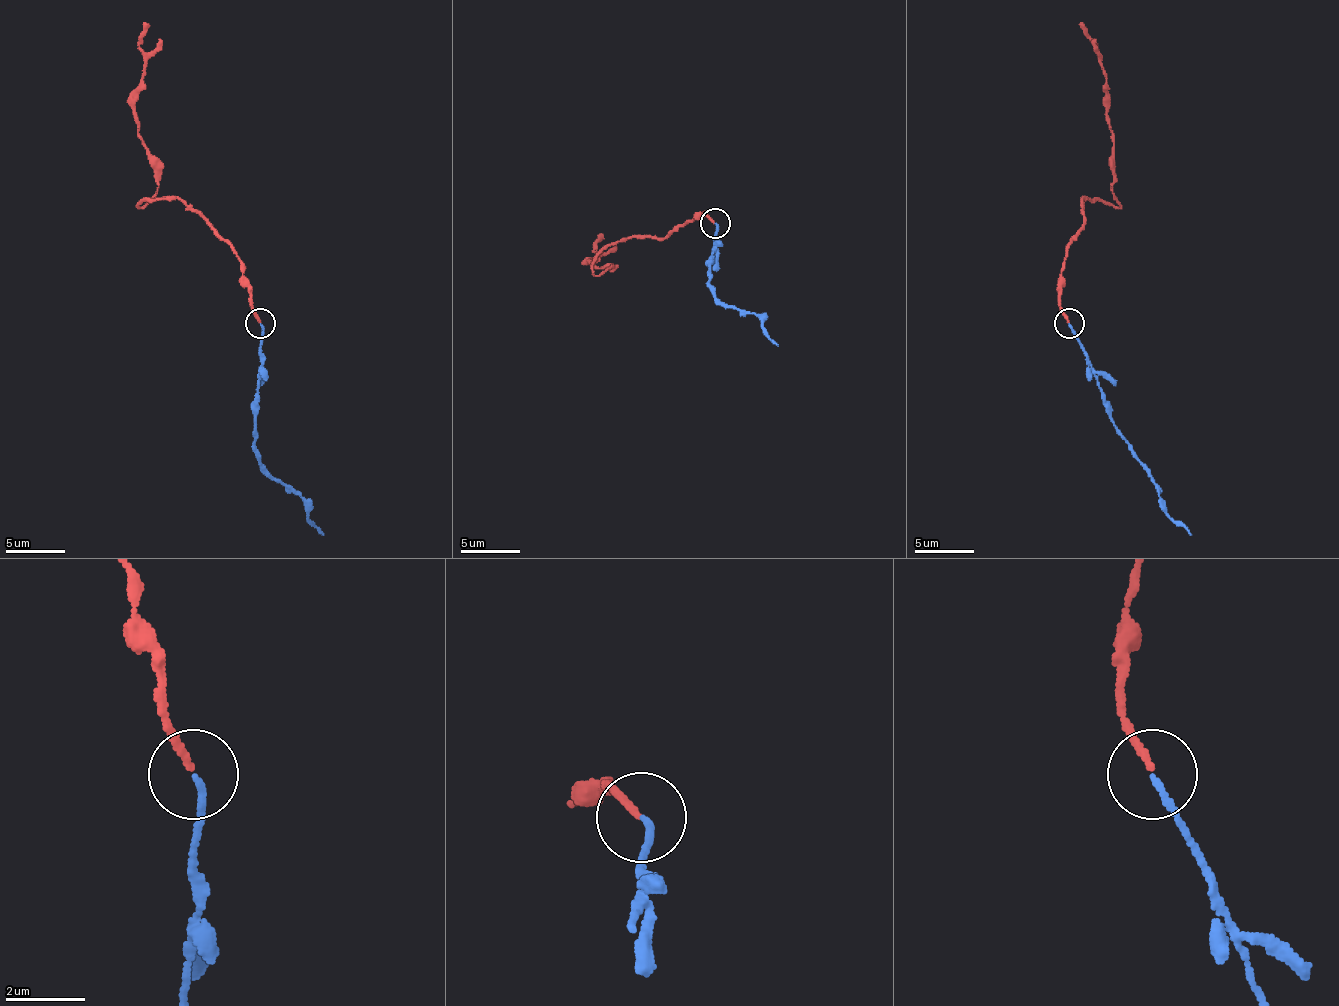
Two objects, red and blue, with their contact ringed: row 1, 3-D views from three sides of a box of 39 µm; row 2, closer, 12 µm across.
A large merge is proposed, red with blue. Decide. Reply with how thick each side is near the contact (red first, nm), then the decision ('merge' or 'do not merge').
170/150 nm | merge

